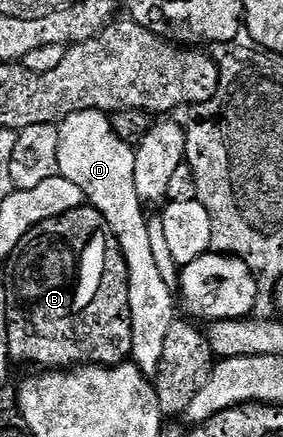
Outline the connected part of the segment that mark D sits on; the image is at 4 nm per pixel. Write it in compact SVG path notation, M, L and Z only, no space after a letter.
M79 111L67 115L58 124L56 170L66 181L74 181L74 185L82 189L85 200L94 209L98 209L98 213L102 213L104 224L111 229L112 236L118 241L128 270L128 304L132 322L130 359L141 374L152 377L162 361L162 345L166 341L170 325L177 318L178 303L170 285L162 281L154 253L150 249L148 219L134 185L135 156L133 144L116 136L111 118L105 112Z

